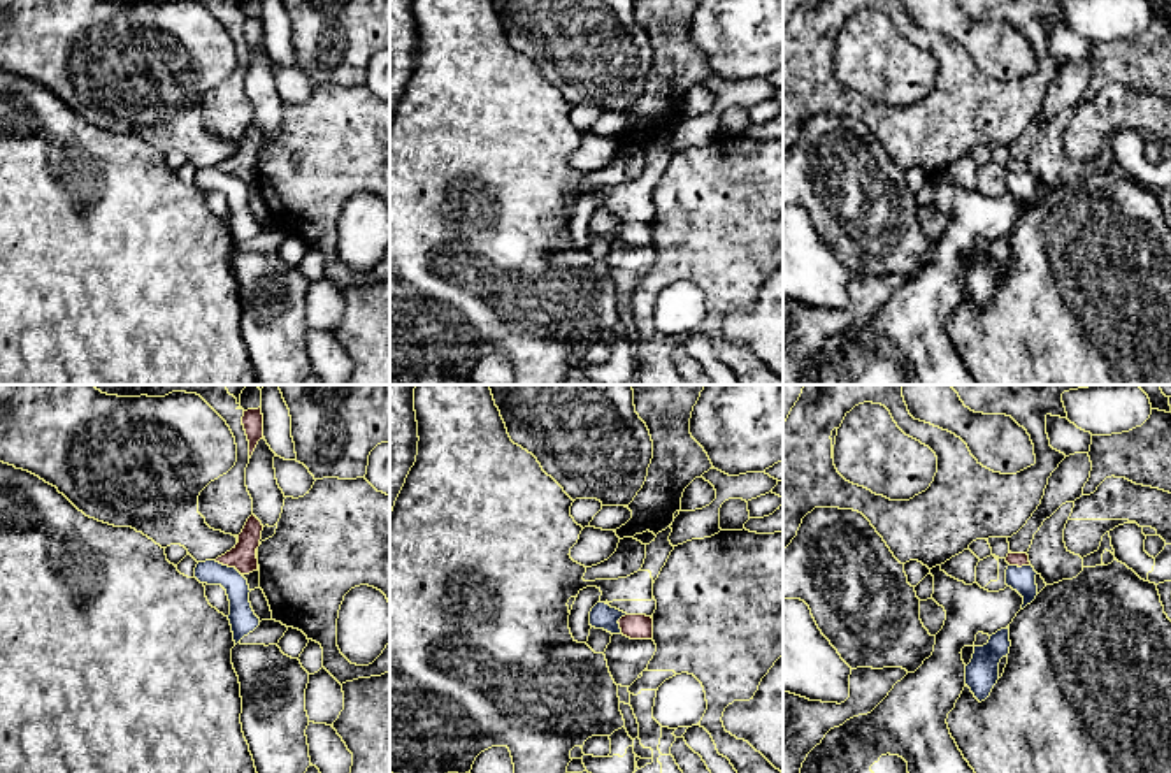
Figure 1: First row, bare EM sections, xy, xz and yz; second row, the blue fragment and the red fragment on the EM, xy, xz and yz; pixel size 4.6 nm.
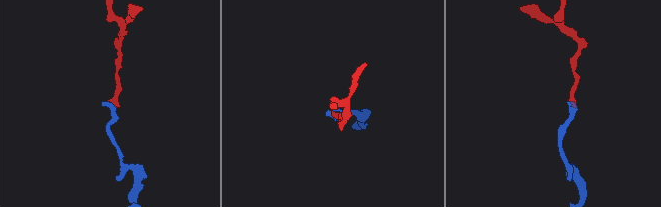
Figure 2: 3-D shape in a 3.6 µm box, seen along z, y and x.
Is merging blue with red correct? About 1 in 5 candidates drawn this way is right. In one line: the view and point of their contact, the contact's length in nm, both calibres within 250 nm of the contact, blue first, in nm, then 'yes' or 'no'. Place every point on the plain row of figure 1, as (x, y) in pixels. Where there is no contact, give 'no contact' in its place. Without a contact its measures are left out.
xy (227, 173) | 140 nm | 120/120 nm | no

